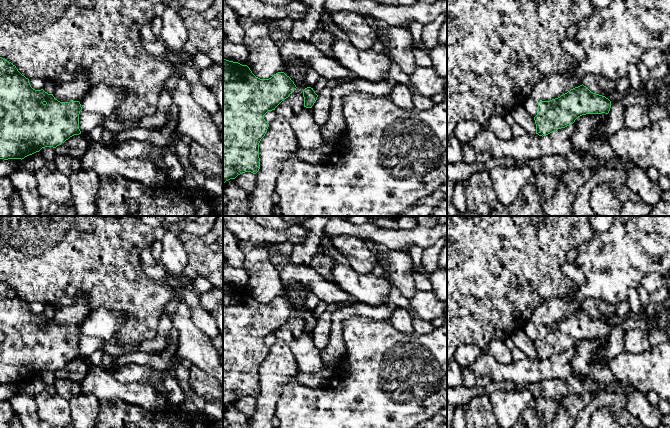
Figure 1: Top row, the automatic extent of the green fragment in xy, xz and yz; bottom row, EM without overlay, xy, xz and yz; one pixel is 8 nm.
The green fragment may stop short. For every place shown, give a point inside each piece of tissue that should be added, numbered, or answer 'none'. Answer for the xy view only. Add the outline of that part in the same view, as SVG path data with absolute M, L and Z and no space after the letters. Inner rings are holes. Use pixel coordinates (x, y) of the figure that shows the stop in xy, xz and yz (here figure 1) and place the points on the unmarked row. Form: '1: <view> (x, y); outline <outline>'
none

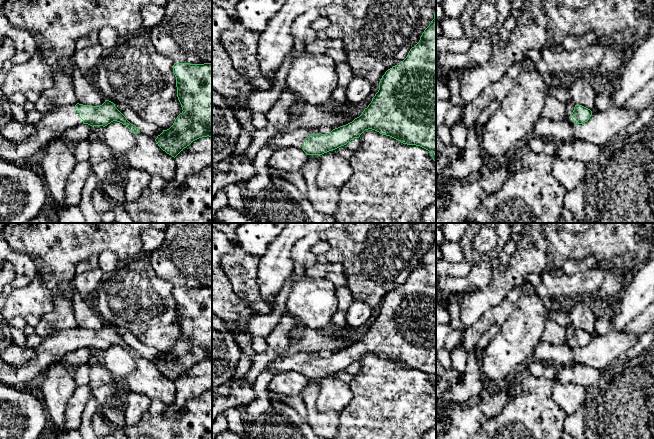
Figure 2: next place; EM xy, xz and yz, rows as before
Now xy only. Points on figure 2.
1: xy (56, 347); outline M75 329L57 331L35 348L33 359L20 366L12 366L0 358L0 383L15 387L20 383L38 381L54 362L65 360L69 353L80 348L83 344Z

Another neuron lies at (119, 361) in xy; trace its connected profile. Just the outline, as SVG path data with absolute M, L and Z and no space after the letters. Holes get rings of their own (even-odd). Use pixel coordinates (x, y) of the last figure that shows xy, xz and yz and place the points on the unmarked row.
M117 345L105 350L104 359L107 369L119 383L136 368L135 358L126 349Z

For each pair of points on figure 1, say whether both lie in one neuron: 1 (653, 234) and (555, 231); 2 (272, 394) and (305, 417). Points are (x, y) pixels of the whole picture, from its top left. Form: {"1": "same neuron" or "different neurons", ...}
{"1": "different neurons", "2": "different neurons"}

